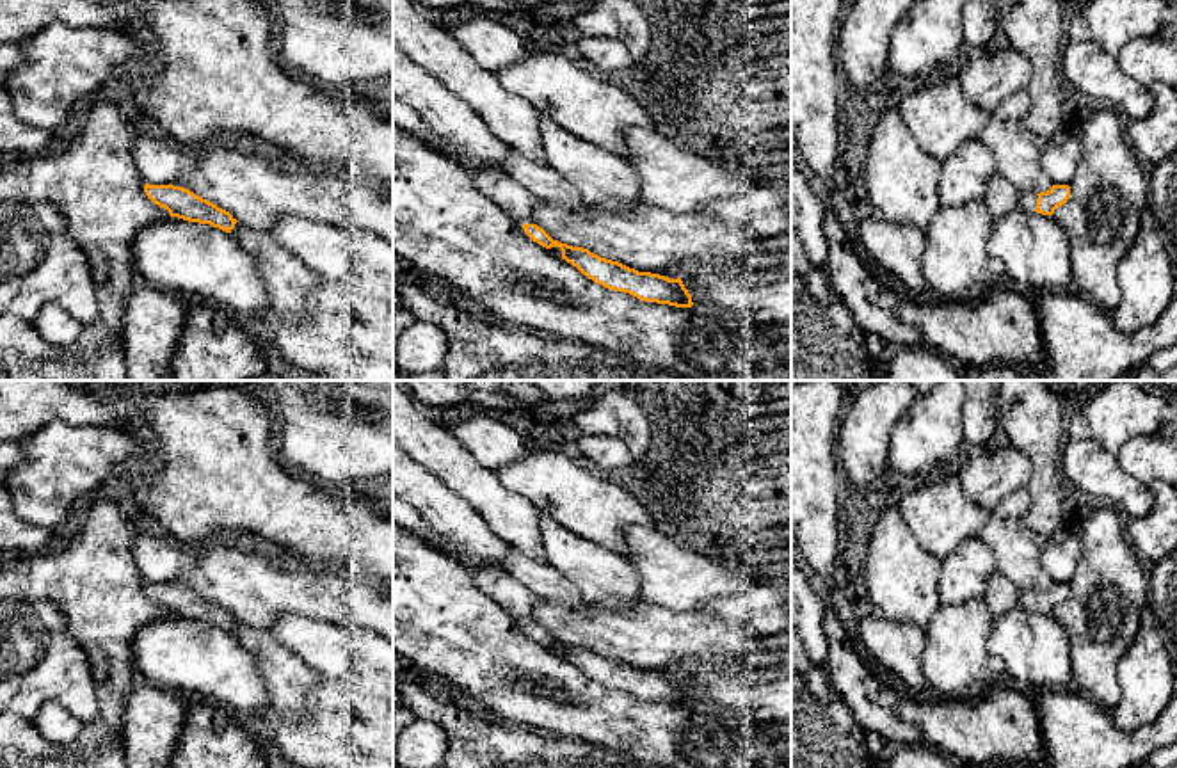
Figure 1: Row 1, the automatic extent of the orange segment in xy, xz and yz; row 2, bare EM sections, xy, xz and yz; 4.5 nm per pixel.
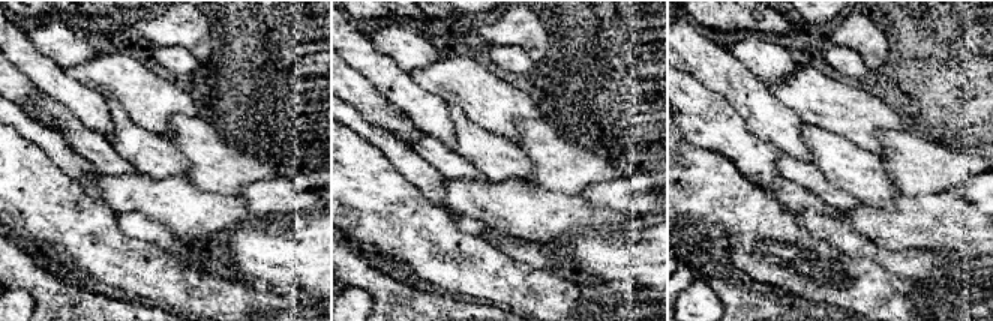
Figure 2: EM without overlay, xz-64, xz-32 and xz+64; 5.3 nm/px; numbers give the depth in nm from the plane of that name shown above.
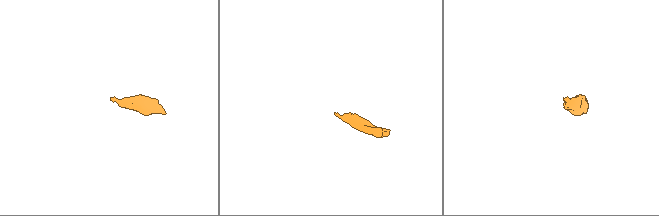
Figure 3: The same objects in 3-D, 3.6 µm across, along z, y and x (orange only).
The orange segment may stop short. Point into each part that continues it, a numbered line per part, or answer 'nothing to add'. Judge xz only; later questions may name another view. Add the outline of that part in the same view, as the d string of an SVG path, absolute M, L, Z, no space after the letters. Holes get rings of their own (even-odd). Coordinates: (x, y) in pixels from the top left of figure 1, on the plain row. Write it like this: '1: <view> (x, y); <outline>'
1: xz (502, 587); M452 553L452 556L462 564L478 588L491 596L503 610L517 617L521 622L535 622L535 608L540 597L524 588L503 569L475 564L464 553Z

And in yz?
1: yz (1028, 598); M1024 590L1021 594L1019 606L1022 606L1024 610L1035 610L1037 599L1038 599L1038 594L1035 590Z

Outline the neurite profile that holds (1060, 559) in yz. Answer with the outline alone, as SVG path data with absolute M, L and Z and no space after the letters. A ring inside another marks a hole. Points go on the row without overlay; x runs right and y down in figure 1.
M1076 533L1058 540L1054 537L1040 542L1040 562L1053 583L1069 583L1081 556L1081 544Z

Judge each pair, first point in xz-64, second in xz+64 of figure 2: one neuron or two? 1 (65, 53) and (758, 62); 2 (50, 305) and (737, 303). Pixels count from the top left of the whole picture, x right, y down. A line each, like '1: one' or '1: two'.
1: one
2: one

